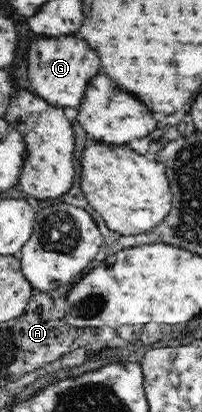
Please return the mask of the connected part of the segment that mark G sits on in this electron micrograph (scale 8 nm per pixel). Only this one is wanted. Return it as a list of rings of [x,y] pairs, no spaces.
[[[33,33],[27,41],[27,77],[31,81],[31,90],[39,97],[61,107],[75,108],[79,105],[83,85],[87,77],[99,73],[99,57],[83,39],[73,35],[51,36],[51,34]]]

